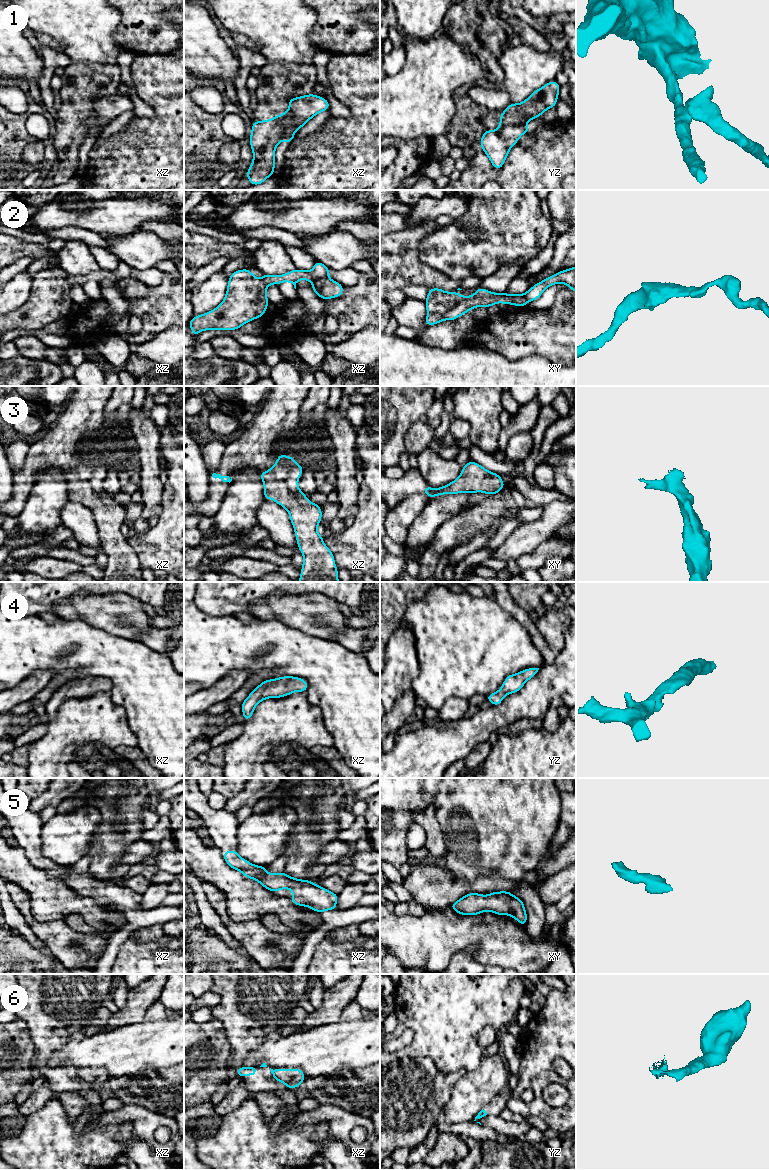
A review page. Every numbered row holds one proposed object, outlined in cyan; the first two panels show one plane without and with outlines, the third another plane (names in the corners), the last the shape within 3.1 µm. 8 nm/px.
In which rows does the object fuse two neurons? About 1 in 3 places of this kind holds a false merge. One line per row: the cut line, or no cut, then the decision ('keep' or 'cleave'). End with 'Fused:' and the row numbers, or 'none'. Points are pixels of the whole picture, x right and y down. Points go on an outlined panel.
1: cut yz (500, 122), (506, 125), (525, 124); cleave
2: cut xy (513, 299), (508, 296), (468, 296), (445, 313), (428, 314); cleave
3: cut none; keep
4: cut none; keep
5: cut none; keep
6: cut xz (273, 1070), (271, 1072); cleave
Fused: 1, 2, 6

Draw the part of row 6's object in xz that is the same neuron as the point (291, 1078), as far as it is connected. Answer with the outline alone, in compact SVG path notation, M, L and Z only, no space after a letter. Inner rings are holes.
M298 1068L274 1069L272 1076L275 1080L284 1083L290 1089L295 1089L298 1085L302 1084L306 1078L303 1071Z

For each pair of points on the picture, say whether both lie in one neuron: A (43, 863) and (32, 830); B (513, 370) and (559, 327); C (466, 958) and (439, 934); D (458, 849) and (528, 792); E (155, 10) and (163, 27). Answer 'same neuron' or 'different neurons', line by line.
A: same neuron
B: different neurons
C: different neurons
D: same neuron
E: same neuron

